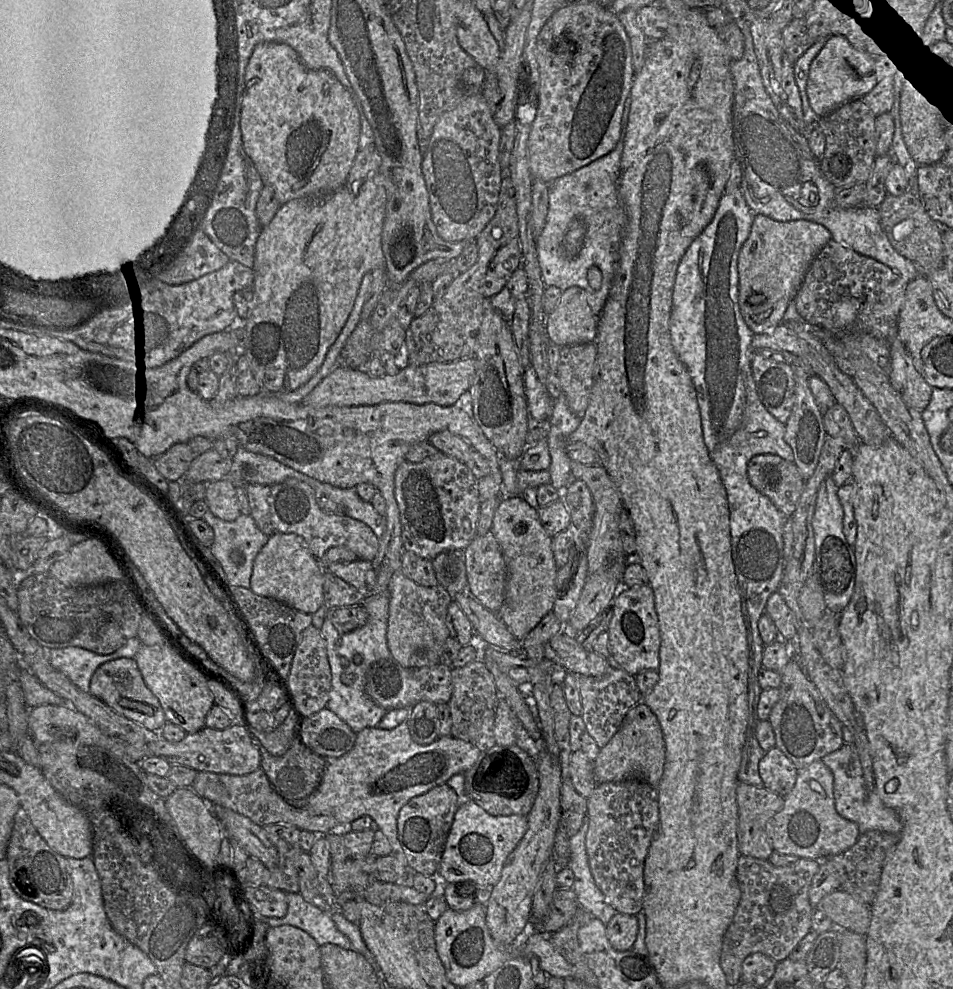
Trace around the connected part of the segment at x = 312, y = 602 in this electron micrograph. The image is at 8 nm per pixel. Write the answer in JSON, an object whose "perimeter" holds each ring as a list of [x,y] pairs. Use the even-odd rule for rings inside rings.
{"perimeter":[[[274,533],[269,536],[253,561],[249,588],[257,595],[312,615],[324,604],[324,571],[301,536],[294,533]]]}

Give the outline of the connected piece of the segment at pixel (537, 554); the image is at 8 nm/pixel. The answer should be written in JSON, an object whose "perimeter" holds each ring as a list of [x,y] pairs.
{"perimeter":[[[521,495],[506,496],[500,501],[493,517],[491,532],[499,544],[507,567],[505,599],[498,615],[512,635],[521,642],[554,607],[557,567],[551,548],[552,538],[542,527],[537,510],[524,501]]]}

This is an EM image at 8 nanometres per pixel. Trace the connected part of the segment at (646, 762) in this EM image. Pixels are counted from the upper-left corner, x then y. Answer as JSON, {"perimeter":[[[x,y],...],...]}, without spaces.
{"perimeter":[[[643,702],[626,715],[620,729],[606,744],[594,763],[597,784],[639,778],[657,788],[664,772],[666,747],[661,725],[656,715]]]}

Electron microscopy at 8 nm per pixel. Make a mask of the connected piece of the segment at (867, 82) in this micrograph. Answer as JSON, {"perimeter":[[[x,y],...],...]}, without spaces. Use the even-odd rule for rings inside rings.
{"perimeter":[[[834,35],[827,39],[811,63],[807,95],[813,111],[823,117],[847,101],[863,98],[877,82],[877,63],[874,53],[865,47],[865,41],[864,44],[854,44],[844,36]]]}

